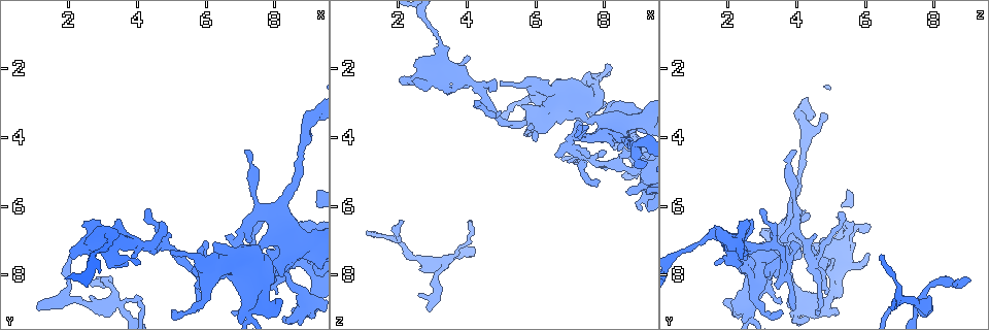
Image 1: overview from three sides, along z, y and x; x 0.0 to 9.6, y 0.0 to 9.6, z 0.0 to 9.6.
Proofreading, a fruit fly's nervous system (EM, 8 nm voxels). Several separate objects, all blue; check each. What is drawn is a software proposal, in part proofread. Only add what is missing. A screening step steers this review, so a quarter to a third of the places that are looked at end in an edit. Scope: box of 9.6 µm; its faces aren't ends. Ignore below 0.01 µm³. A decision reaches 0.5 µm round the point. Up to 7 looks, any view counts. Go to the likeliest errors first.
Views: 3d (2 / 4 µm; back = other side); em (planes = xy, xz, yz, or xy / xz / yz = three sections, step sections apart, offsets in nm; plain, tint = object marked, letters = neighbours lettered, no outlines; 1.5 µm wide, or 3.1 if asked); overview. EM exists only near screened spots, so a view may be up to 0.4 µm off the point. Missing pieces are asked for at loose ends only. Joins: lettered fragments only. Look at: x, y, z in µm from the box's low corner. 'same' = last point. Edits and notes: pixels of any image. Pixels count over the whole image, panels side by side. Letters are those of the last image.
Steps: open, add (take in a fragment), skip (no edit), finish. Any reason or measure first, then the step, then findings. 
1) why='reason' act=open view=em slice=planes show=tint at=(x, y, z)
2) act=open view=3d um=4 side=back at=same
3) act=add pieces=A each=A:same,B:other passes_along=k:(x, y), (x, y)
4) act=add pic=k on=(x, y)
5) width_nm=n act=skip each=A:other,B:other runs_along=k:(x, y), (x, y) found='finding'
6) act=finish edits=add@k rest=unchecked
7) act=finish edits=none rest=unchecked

why='free end' act=open view=3d um=4 at=(1.15, 8.90, 6.70)

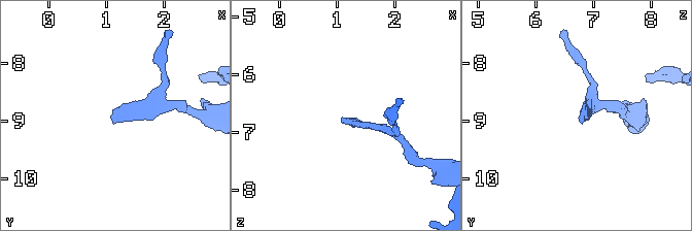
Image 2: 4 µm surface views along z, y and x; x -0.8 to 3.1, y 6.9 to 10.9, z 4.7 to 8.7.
act=open view=em slice=xz step=4 show=letters at=(1.10, 9.00, 6.80)

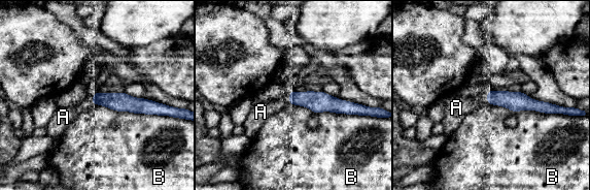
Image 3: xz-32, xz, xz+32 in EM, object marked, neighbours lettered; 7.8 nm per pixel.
act=open view=em slice=planes show=letters at=same

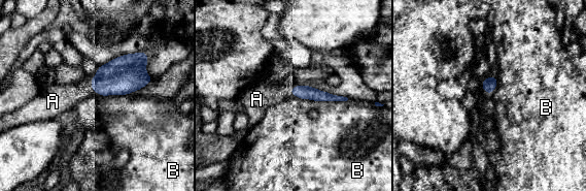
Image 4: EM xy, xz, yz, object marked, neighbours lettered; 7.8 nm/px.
act=add pieces=A each=A:same,B:other found='it goes on there'

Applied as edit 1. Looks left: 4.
act=open view=overview

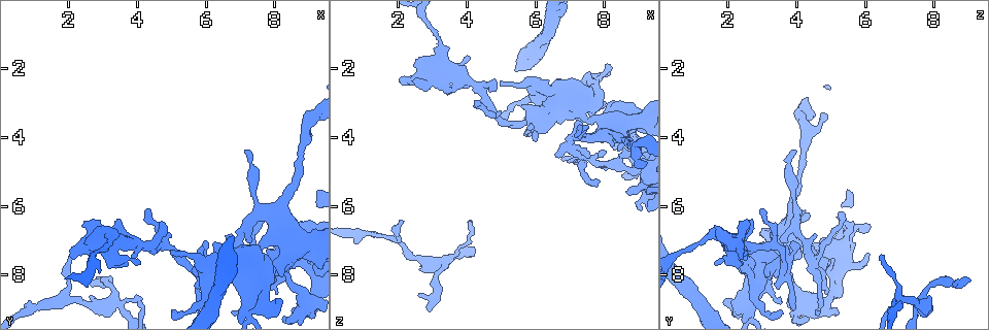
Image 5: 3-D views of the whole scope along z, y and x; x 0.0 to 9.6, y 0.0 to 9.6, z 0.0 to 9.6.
why='thick end' act=open view=em slice=planes show=plain at=(3.35, 6.55, 2.55)

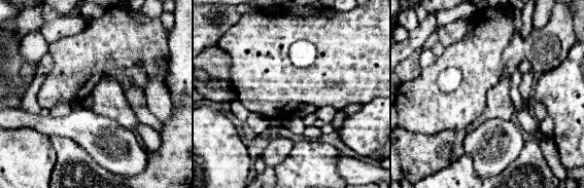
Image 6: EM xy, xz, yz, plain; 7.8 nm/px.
why='what lies round it' act=open view=em slice=planes show=letters at=same

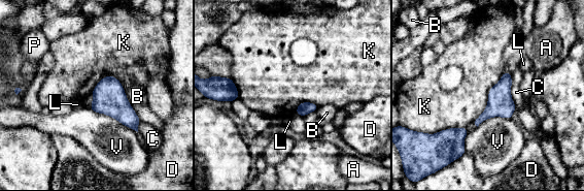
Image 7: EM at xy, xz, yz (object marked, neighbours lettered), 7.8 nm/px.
longest_contact=K:440nm act=skip each=A:other,B:other,C:other,D:other,K:other,L:other,P:other,V:other border=7:(505, 70), (475, 119) found='none of them fits'

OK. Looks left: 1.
act=finish edits=add@4 rest=unchecked

